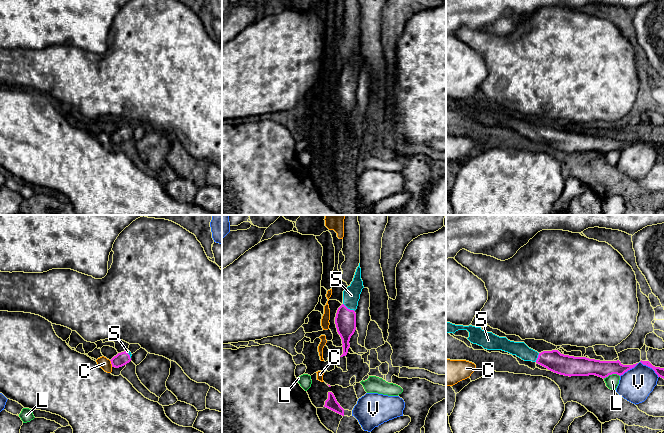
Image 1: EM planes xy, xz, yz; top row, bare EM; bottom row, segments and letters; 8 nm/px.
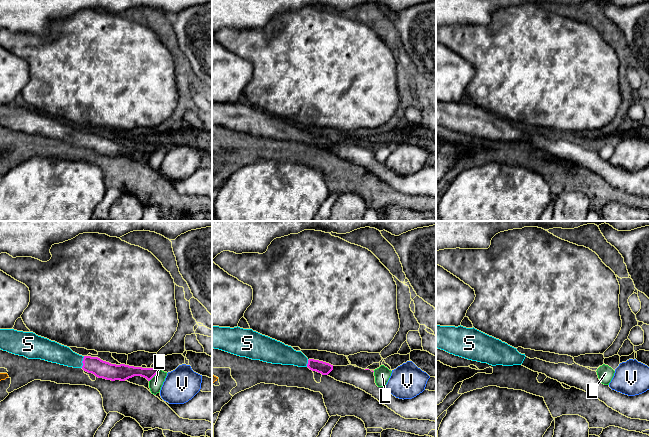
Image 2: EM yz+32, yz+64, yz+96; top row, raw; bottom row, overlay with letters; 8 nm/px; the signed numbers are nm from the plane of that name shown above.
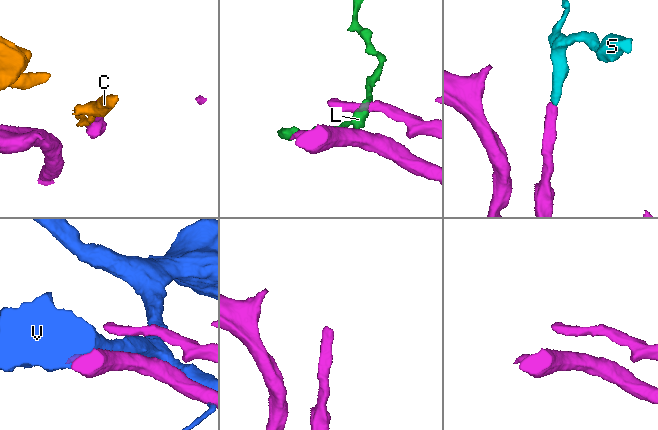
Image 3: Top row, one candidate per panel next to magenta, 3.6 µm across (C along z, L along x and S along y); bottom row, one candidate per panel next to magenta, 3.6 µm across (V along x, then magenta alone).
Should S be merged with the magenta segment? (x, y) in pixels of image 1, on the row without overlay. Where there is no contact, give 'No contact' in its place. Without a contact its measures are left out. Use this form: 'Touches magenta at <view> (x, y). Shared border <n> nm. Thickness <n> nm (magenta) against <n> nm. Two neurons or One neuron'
Touches magenta at xz (349, 85). Shared border 120 nm. Thickness 170 nm (magenta) against 140 nm. One neuron

